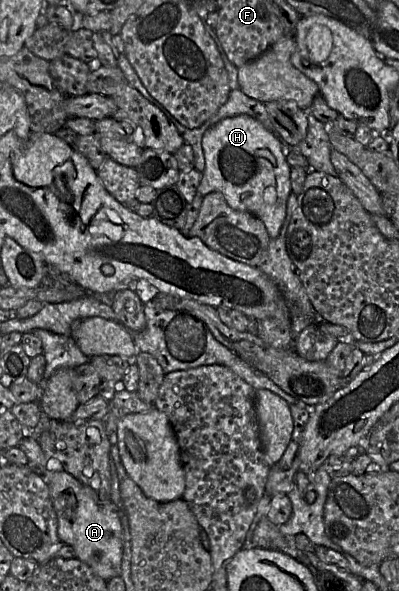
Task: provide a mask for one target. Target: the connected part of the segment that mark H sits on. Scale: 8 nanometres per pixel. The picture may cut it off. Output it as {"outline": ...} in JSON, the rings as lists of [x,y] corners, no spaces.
{"outline":[[[240,114],[227,117],[211,126],[202,137],[205,168],[198,194],[220,192],[227,204],[258,217],[270,238],[276,238],[286,217],[291,191],[290,169],[281,143],[257,119]]]}

